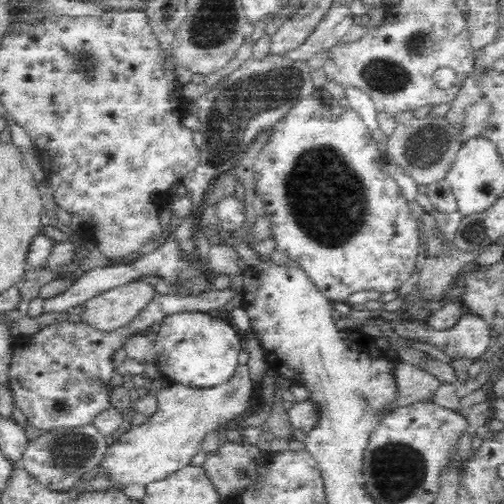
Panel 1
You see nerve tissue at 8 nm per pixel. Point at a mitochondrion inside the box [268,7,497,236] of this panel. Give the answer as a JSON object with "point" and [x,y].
{"point":[384,76]}

